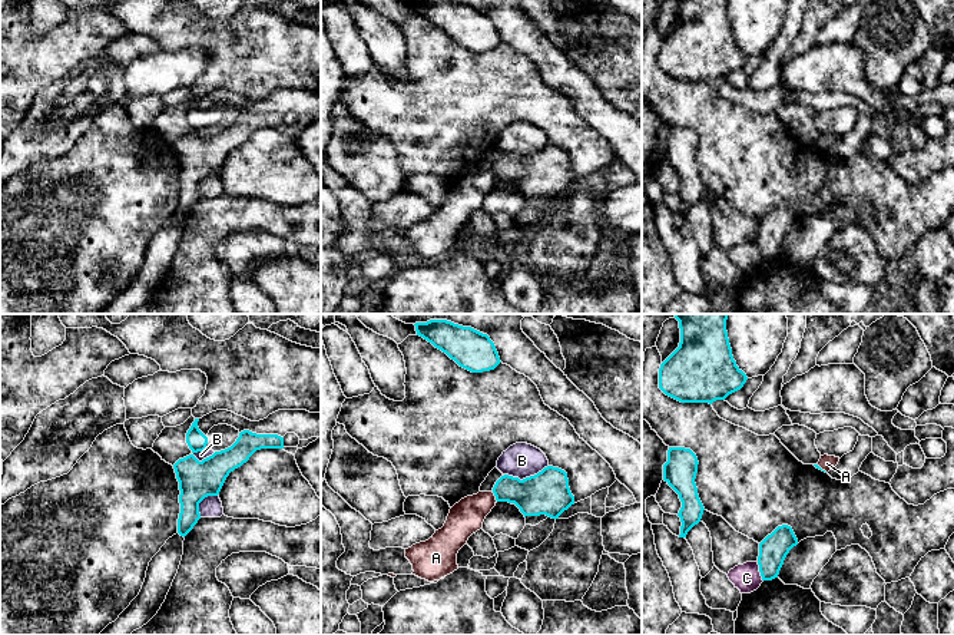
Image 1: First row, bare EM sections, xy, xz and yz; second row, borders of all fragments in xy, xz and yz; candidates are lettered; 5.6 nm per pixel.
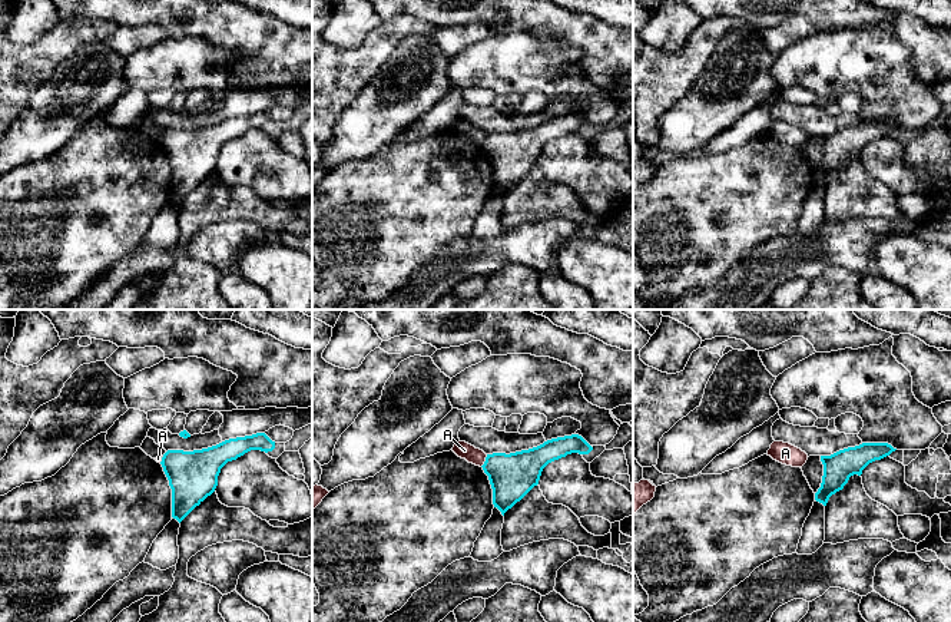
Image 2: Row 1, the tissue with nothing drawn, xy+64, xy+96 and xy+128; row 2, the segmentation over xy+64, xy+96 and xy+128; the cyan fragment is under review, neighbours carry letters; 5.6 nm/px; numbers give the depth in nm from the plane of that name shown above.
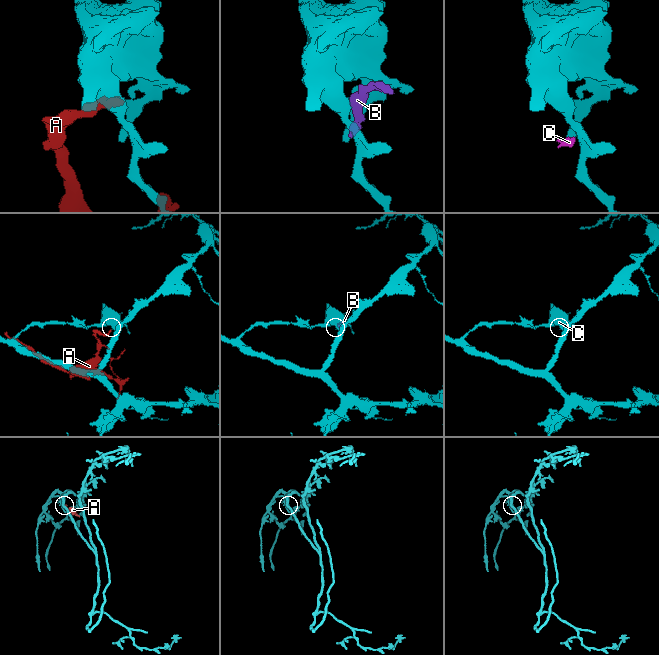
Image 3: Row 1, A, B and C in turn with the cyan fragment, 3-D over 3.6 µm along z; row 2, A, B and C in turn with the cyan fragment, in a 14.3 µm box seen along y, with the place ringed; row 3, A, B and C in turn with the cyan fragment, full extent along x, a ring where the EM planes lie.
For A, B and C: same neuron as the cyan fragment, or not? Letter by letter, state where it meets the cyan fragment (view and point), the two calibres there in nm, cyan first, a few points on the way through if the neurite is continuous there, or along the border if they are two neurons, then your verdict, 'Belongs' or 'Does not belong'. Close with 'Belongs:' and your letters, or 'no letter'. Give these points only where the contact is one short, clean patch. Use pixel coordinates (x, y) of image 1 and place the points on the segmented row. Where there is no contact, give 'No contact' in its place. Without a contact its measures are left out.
A: Touches cyan at xz (494, 495). Thickness 220 nm (cyan) against 190 nm. Boundary: xz (492, 492), (497, 500). Does not belong
B: Touches cyan at xz (526, 478). Thickness 240 nm (cyan) against 200 nm. Does not belong
C: Touches cyan at yz (759, 571). Thickness 160 nm (cyan) against 160 nm. Boundary: yz (757, 562), (762, 581). Does not belong
Belongs: no letter

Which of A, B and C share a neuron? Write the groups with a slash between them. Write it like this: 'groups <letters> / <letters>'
groups A / B C

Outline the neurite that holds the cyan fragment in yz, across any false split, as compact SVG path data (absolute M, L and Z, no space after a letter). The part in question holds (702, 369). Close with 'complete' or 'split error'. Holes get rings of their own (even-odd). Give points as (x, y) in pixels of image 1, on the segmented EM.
M675 314L680 328L679 347L660 364L659 388L680 403L725 400L741 390L746 374L736 366L726 331L728 314Z; complete

